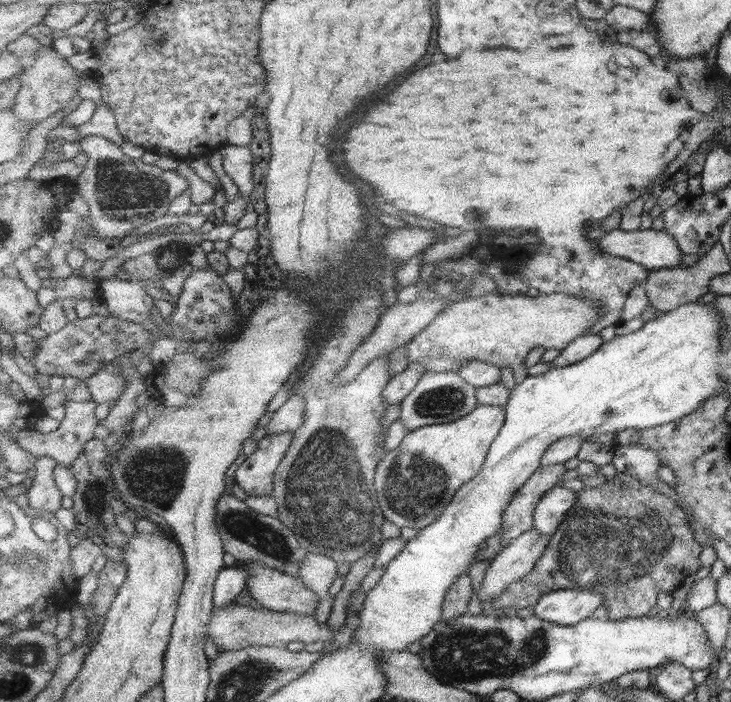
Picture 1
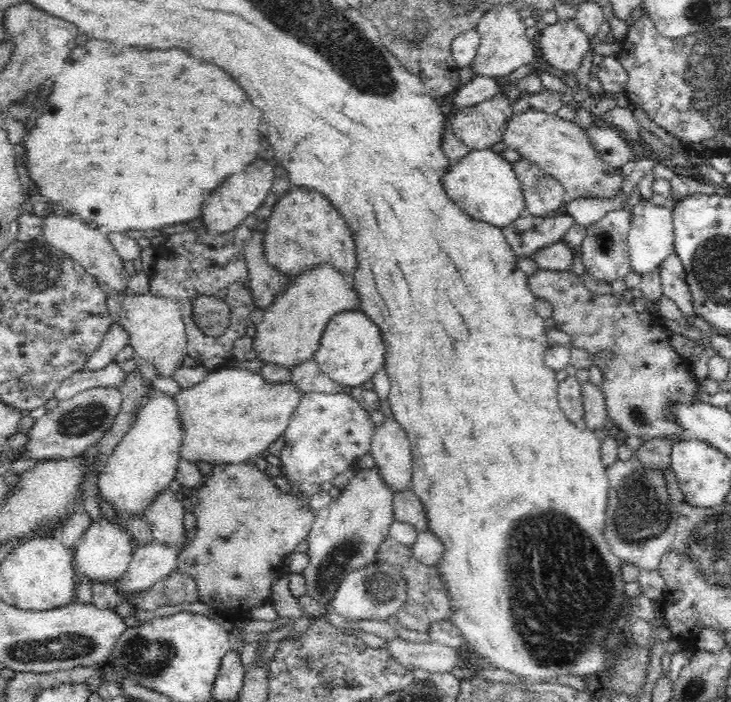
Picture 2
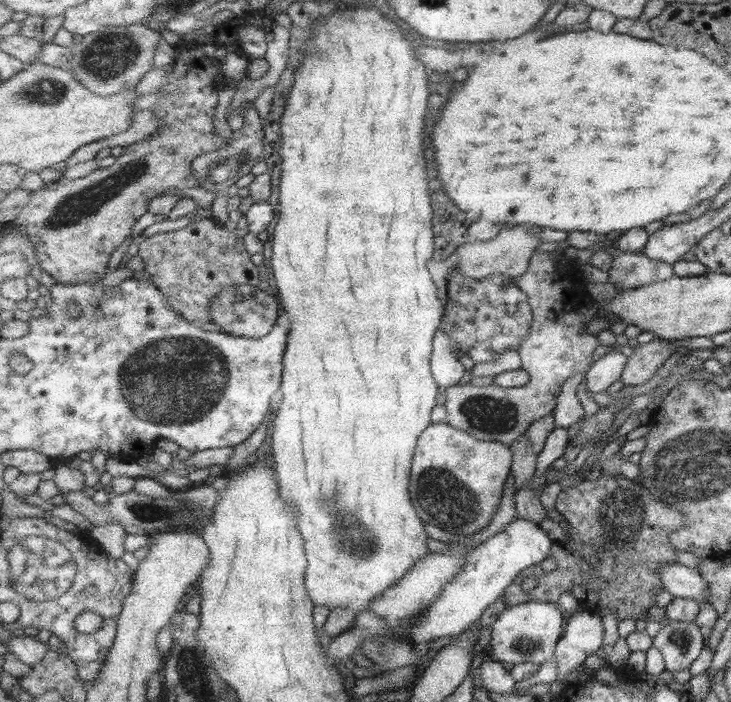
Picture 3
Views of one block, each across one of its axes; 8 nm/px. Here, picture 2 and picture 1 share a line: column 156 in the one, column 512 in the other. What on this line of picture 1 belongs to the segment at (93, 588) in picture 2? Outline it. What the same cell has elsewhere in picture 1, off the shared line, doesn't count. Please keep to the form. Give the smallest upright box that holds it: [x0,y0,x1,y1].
[481,474,699,619]

